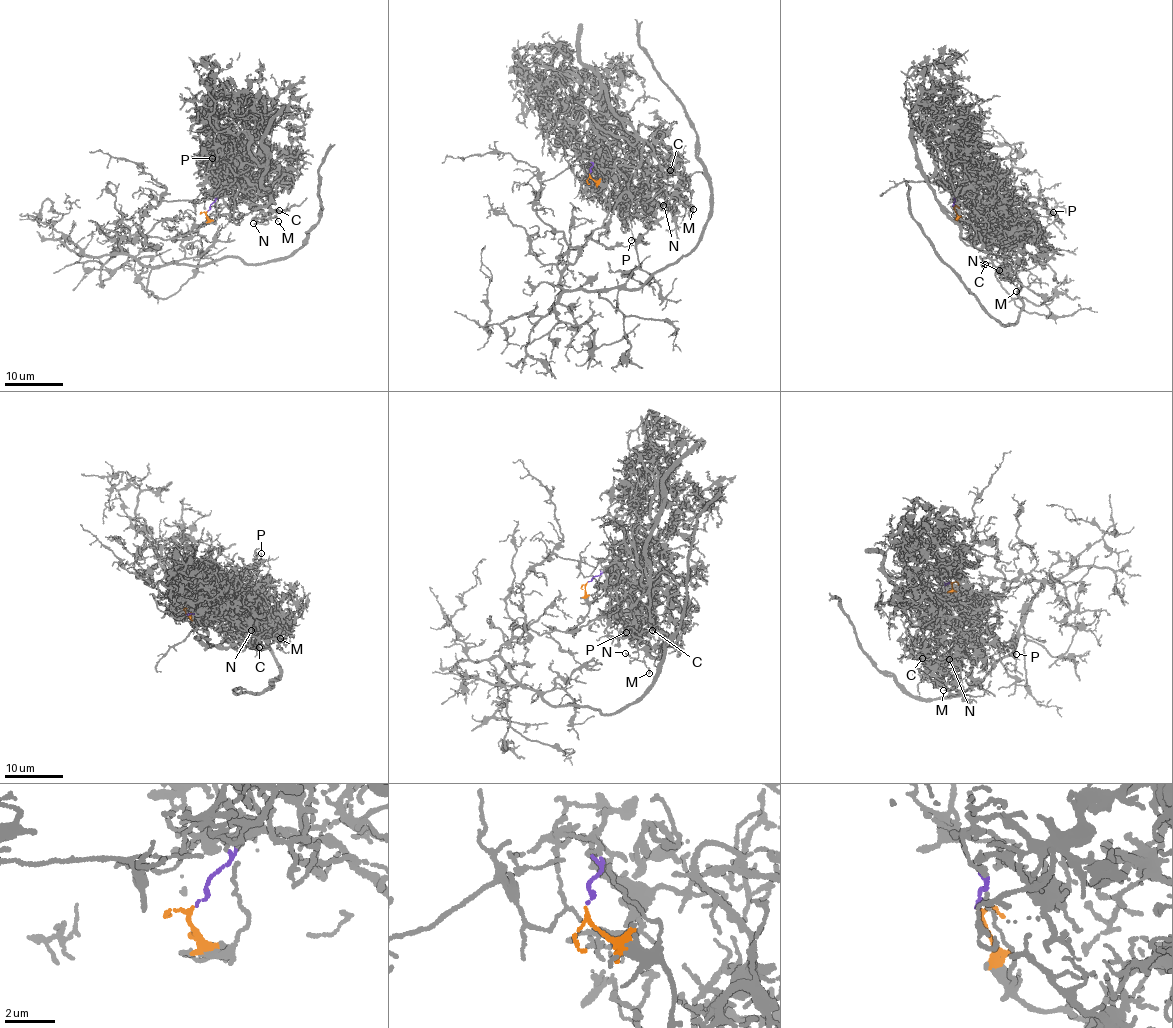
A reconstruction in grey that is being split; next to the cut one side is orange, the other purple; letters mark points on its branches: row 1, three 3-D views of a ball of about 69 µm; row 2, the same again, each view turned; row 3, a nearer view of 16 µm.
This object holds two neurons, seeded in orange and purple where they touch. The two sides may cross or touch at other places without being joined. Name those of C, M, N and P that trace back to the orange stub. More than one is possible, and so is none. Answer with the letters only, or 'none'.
none

